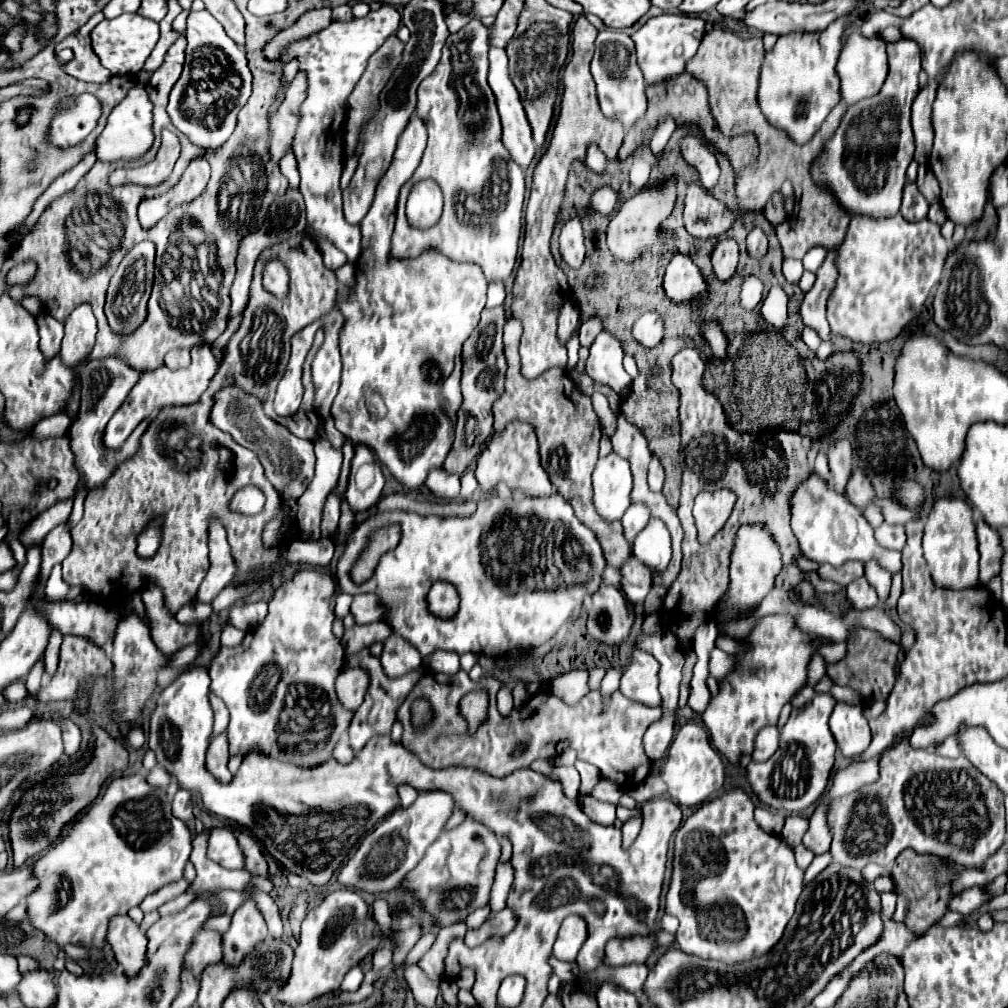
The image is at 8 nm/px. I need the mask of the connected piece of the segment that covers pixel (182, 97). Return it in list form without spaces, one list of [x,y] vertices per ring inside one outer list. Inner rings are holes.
[[[191,11],[187,17],[187,57],[185,57],[185,65],[183,65],[183,73],[177,79],[177,83],[171,89],[169,95],[169,105],[167,105],[167,113],[173,121],[173,125],[189,137],[191,143],[199,145],[201,149],[219,149],[229,135],[235,129],[237,123],[237,113],[239,109],[247,103],[249,95],[251,95],[251,71],[247,65],[247,55],[245,49],[239,47],[221,27],[221,23],[209,13],[209,11]]]

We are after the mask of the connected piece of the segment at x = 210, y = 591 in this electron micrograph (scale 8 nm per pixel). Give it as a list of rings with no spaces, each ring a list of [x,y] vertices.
[[[217,519],[209,527],[209,555],[211,569],[197,589],[199,603],[211,603],[235,577],[235,563],[229,553],[227,533]]]

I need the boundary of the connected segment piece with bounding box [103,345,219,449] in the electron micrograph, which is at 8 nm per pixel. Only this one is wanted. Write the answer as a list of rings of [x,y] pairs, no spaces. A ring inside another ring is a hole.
[[[207,345],[193,347],[191,355],[193,355],[193,361],[187,369],[171,371],[167,367],[159,367],[157,371],[147,371],[139,377],[139,381],[135,383],[135,387],[127,395],[125,403],[117,409],[117,413],[107,423],[103,441],[109,449],[121,449],[123,443],[127,441],[127,437],[133,433],[133,429],[143,419],[147,419],[149,415],[155,415],[157,411],[161,411],[165,407],[183,407],[183,405],[193,405],[193,403],[199,401],[199,397],[207,391],[207,387],[209,387],[209,383],[211,383],[219,365],[217,365],[217,361],[215,361],[215,357],[213,357],[213,353],[209,351]]]

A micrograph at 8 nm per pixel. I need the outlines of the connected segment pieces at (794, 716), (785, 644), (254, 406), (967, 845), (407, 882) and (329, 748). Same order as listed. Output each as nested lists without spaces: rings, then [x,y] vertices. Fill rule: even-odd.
[[[821,693],[816,694],[811,703],[807,703],[802,709],[791,711],[787,725],[779,729],[779,747],[775,755],[765,763],[749,763],[749,783],[759,801],[771,811],[803,811],[823,793],[837,751],[835,739],[829,731],[829,725],[825,723],[835,703],[835,697],[829,693]]]
[[[787,615],[763,617],[757,621],[755,631],[745,639],[751,645],[751,651],[737,655],[737,671],[719,683],[719,693],[709,701],[701,715],[713,747],[723,753],[729,763],[739,765],[739,759],[753,751],[753,741],[759,729],[777,725],[783,705],[805,685],[807,663],[813,655],[809,645],[811,639],[815,637],[801,633]]]
[[[235,387],[219,391],[215,395],[215,407],[211,419],[213,425],[221,427],[221,431],[229,431],[239,445],[257,453],[261,465],[265,467],[265,477],[271,481],[271,485],[279,491],[283,499],[299,499],[305,493],[315,475],[313,443],[295,437],[283,425],[269,419],[263,413],[263,405],[255,395],[249,395]]]
[[[907,739],[889,745],[881,753],[879,779],[875,783],[829,803],[827,825],[833,835],[829,849],[833,863],[857,869],[863,869],[867,863],[891,867],[897,855],[905,849],[947,857],[957,865],[977,869],[1005,843],[1005,807],[999,787],[993,781],[985,779],[985,775],[981,775],[981,771],[977,771],[965,755],[947,759],[935,755],[935,751],[917,751],[909,745]]]
[[[465,819],[455,829],[443,831],[437,837],[437,841],[427,849],[425,857],[419,861],[419,865],[413,871],[409,871],[409,875],[403,879],[399,889],[407,891],[417,901],[417,905],[423,907],[435,919],[435,923],[439,927],[449,927],[453,923],[467,919],[469,913],[473,913],[475,909],[485,907],[489,903],[489,891],[493,885],[499,855],[501,855],[501,843],[493,835],[493,831],[489,831],[483,823],[477,823],[473,819]]]
[[[299,571],[291,581],[287,581],[283,587],[279,587],[269,601],[269,613],[251,631],[247,631],[245,639],[239,647],[221,647],[217,655],[211,661],[211,689],[217,697],[221,697],[231,711],[229,721],[229,751],[231,755],[247,755],[251,749],[259,749],[261,753],[275,757],[279,761],[285,761],[289,757],[289,751],[283,753],[281,747],[297,747],[307,749],[309,741],[317,741],[317,763],[325,763],[339,741],[339,737],[347,731],[353,711],[345,709],[335,693],[335,679],[343,669],[345,653],[341,641],[333,635],[331,623],[333,623],[333,607],[331,599],[335,597],[335,579],[327,573],[315,573],[315,571]],[[317,727],[317,735],[311,735]]]

